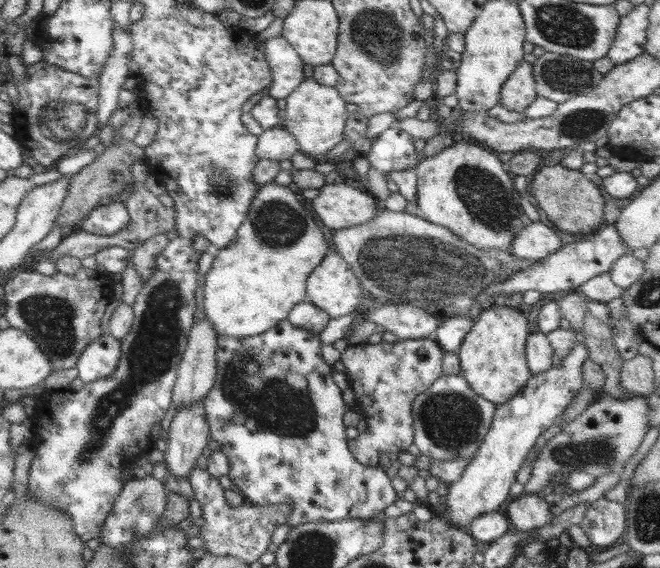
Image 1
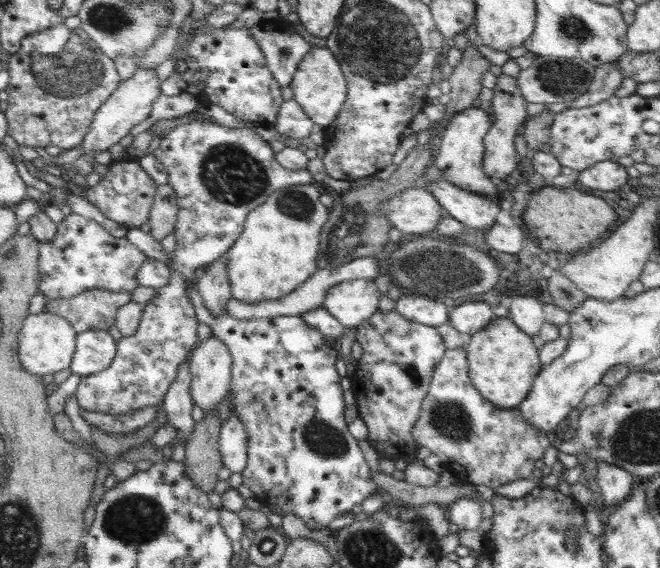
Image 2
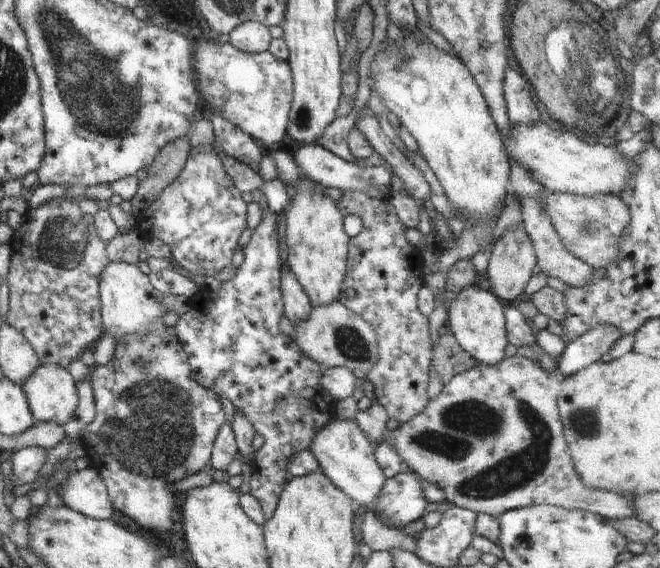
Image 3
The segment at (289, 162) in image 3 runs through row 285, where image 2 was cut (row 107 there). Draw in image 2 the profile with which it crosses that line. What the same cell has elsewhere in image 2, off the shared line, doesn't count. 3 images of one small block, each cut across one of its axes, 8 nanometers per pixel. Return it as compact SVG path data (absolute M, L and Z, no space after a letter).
M312 48L298 64L290 88L293 90L293 99L300 104L304 114L313 124L328 127L336 121L336 116L342 110L347 97L347 84L336 58L326 48Z

